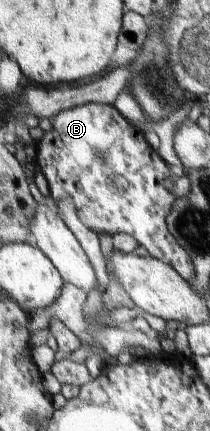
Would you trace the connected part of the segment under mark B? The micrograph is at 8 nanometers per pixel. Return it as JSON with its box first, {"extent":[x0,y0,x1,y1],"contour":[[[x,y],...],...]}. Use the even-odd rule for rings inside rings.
{"extent":[36,104,193,281],"contour":[[[85,104],[80,105],[74,108],[69,108],[56,113],[56,116],[51,118],[52,128],[51,130],[44,131],[43,136],[36,140],[36,166],[37,170],[42,172],[49,184],[49,193],[52,196],[54,201],[62,200],[64,197],[73,198],[78,216],[80,220],[86,224],[86,226],[91,230],[92,235],[97,233],[110,234],[114,236],[116,233],[126,233],[130,236],[133,236],[140,244],[142,251],[146,254],[152,255],[158,260],[163,260],[166,264],[169,264],[174,268],[182,278],[185,278],[187,281],[191,279],[193,275],[193,264],[191,263],[188,253],[177,243],[177,240],[170,234],[170,231],[167,227],[166,217],[170,212],[170,209],[173,207],[173,202],[176,200],[176,197],[184,196],[188,194],[191,184],[189,178],[186,174],[181,177],[172,175],[168,165],[164,162],[164,159],[150,147],[150,144],[146,141],[144,133],[140,128],[135,127],[131,122],[128,122],[126,118],[118,112],[118,109],[114,105],[105,105],[105,104]],[[166,180],[172,180],[172,188],[170,190],[166,188]]]}

